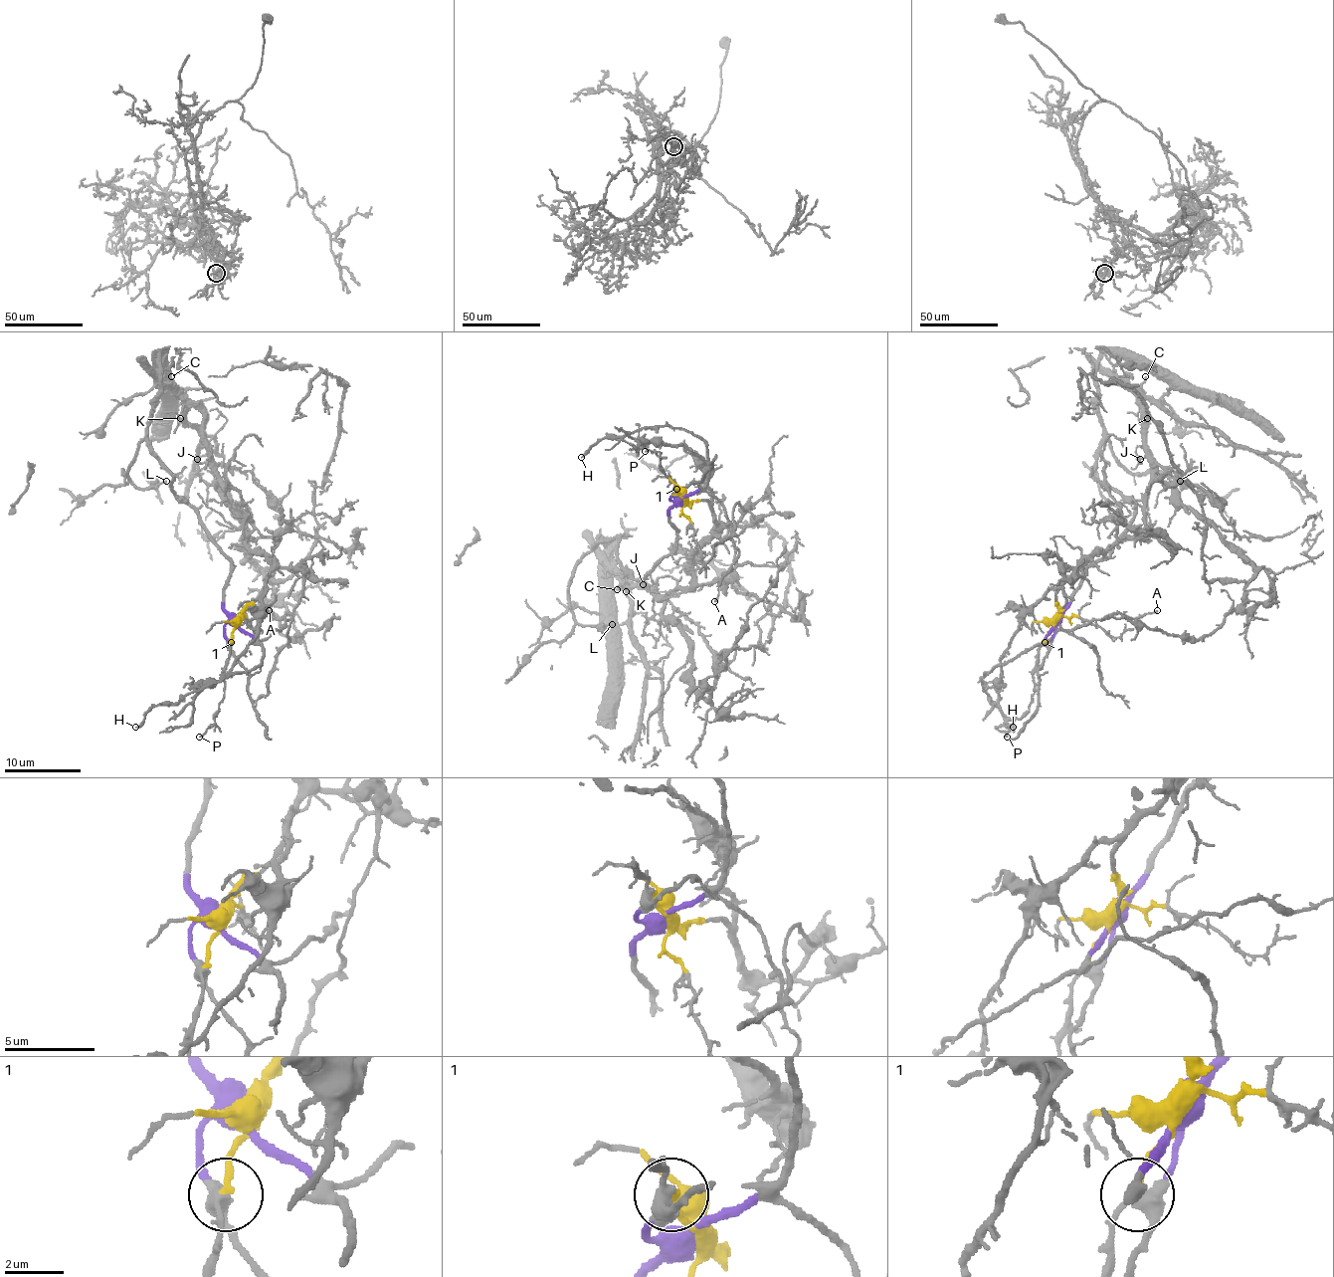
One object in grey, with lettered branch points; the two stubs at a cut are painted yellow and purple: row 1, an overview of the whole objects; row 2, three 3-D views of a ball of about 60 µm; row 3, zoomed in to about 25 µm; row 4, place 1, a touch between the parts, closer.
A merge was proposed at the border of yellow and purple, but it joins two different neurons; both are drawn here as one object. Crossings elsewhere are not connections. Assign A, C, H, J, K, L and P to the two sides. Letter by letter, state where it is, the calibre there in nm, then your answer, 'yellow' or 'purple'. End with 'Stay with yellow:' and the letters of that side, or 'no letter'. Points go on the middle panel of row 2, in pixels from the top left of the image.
A: place (714, 601); calibre 130 nm; purple
C: place (617, 589); calibre 120 nm; yellow
H: place (581, 457); calibre 200 nm; purple
J: place (643, 584); calibre 130 nm; yellow
K: place (626, 591); calibre 130 nm; yellow
L: place (612, 624); calibre 160 nm; purple
P: place (645, 451); calibre 140 nm; yellow
Stay with yellow: C, J, K, P

